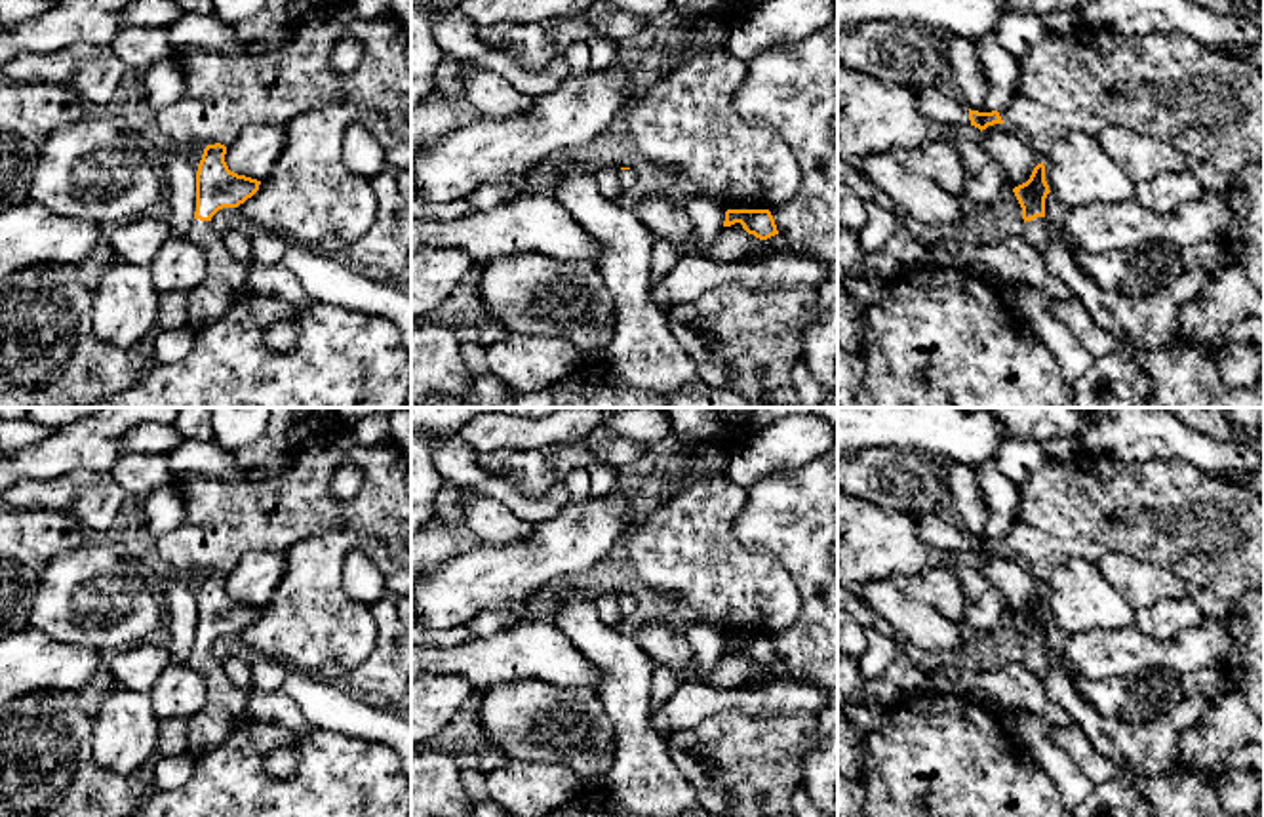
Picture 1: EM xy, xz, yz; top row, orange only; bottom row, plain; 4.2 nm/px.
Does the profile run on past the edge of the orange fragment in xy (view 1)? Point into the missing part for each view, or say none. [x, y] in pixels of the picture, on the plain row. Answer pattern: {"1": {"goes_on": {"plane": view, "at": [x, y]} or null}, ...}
{"1": {"goes_on": {"plane": "xy", "at": [225, 709]}}}

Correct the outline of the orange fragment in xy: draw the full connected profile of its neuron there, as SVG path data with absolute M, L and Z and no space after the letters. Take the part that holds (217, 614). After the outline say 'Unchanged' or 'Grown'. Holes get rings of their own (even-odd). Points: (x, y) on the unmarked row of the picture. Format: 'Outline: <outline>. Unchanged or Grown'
Outline: M207 571L196 598L196 638L188 667L204 676L207 699L188 720L188 750L194 760L225 743L249 720L247 693L230 682L209 648L219 636L238 634L251 625L261 608L230 598L225 581L225 571Z. Grown

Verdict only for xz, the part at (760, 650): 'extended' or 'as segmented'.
as segmented

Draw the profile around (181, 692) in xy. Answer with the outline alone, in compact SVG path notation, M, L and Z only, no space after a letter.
M169 663L148 697L158 720L190 720L206 705L207 687L204 676L188 665Z

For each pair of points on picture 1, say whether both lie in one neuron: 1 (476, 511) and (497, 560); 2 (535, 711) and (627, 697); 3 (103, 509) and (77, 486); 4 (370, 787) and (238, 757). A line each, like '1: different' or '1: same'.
1: different
2: different
3: same
4: same

